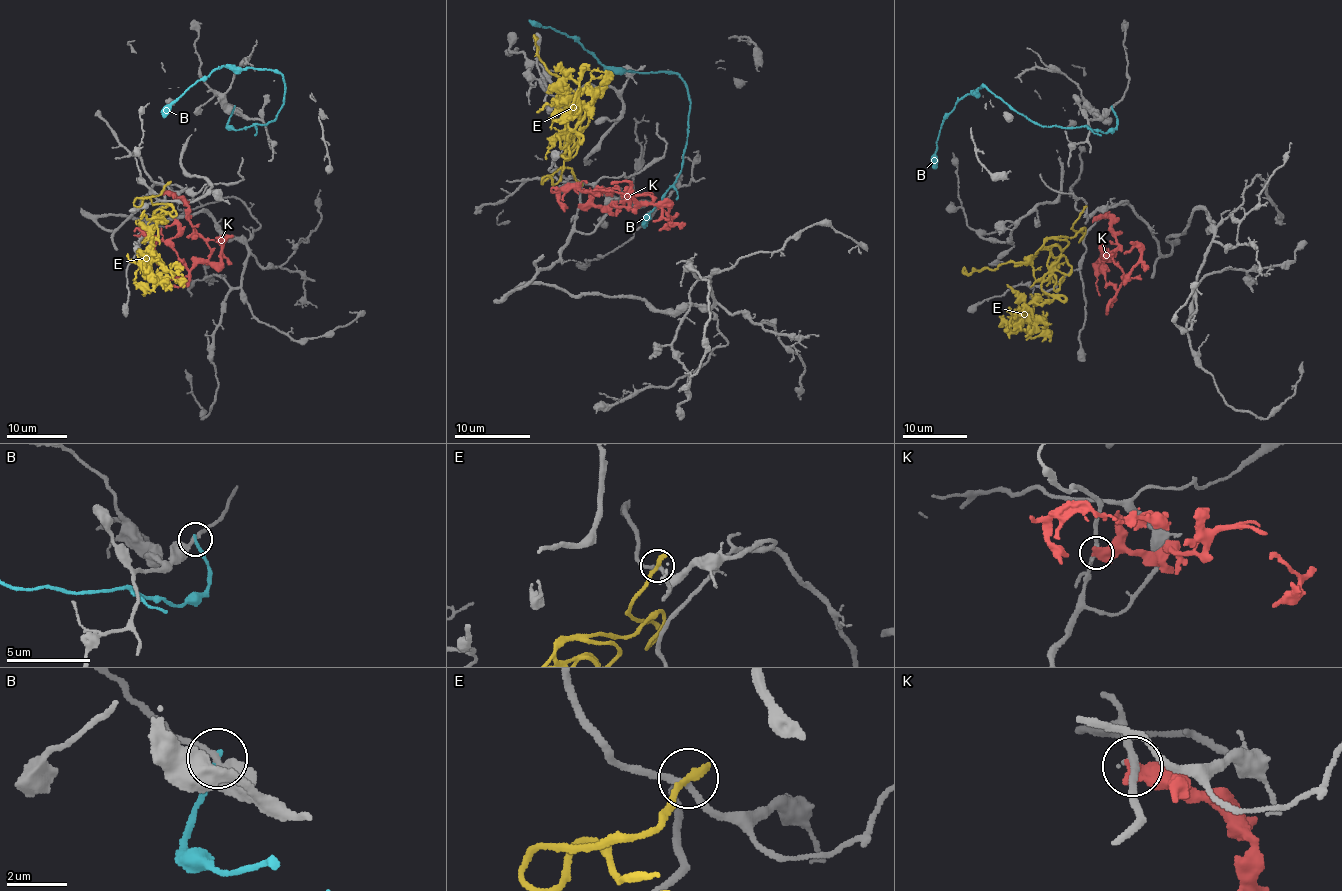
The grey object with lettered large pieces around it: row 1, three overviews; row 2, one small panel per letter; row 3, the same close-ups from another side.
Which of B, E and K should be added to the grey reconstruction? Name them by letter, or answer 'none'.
none

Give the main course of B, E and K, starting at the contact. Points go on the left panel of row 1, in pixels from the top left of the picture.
B: (234, 107), (228, 124), (237, 130), (273, 122), (286, 87), (280, 73), (221, 66), (194, 82), (163, 117)
E: (167, 184), (133, 203), (164, 206), (152, 219), (158, 259), (143, 261), (158, 281), (150, 291), (133, 278)
K: (165, 191), (188, 207), (193, 231), (208, 245), (209, 255), (189, 269), (168, 245), (142, 234), (147, 226)

